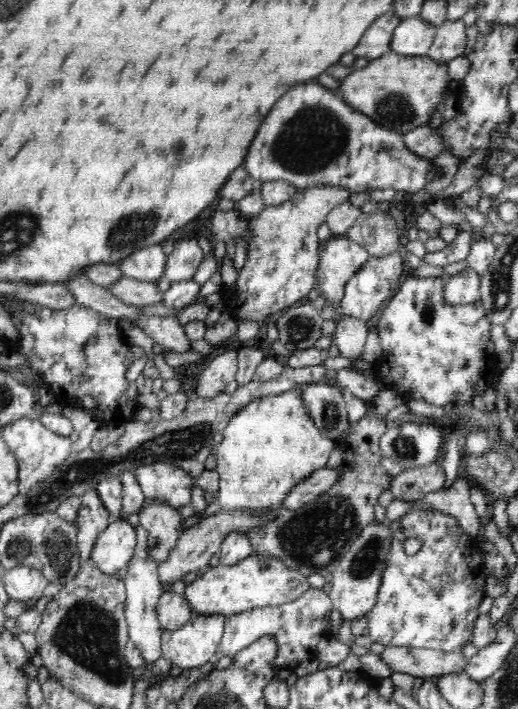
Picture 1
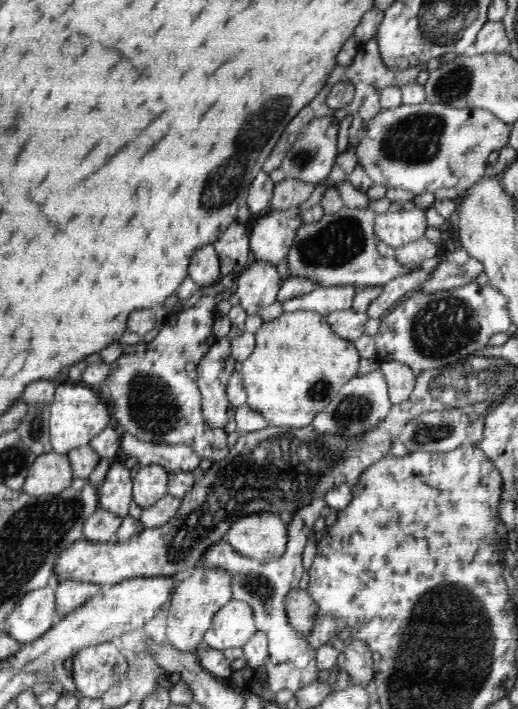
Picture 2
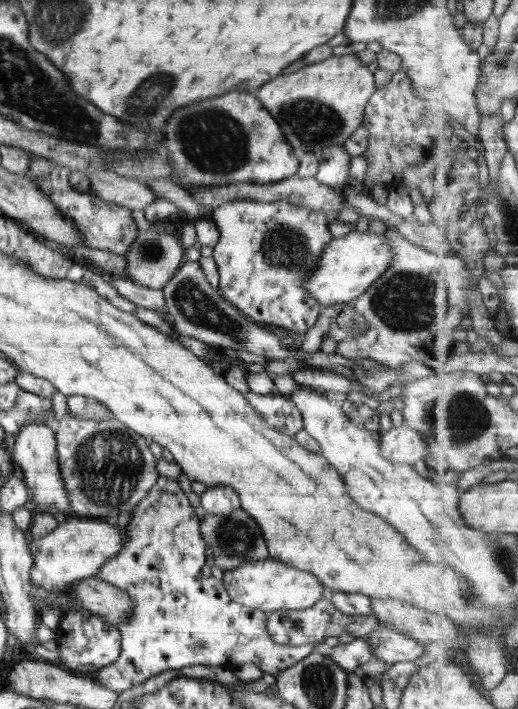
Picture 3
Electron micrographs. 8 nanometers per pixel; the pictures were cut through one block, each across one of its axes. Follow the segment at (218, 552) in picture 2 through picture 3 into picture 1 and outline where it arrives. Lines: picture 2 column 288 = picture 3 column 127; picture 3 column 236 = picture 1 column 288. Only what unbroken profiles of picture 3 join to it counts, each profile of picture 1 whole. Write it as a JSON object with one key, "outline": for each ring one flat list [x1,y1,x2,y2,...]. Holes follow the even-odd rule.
{"outline":[[309,590,298,599,274,606,266,605,230,615,225,619,224,632,218,650,223,656,233,657,237,652,252,644,263,636,270,636,278,643,278,654,274,658,274,666,292,667,304,660,318,659,318,645,330,636,330,612,333,608,330,596,317,590]]}

